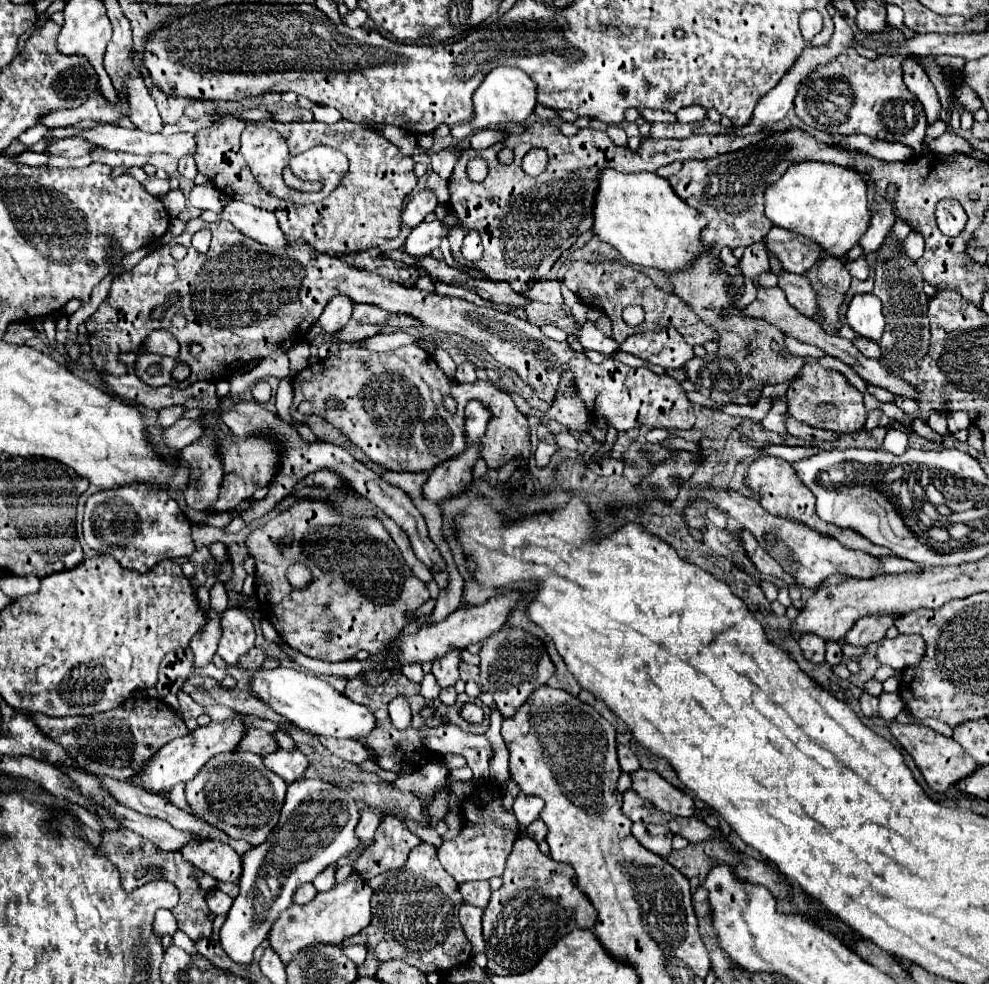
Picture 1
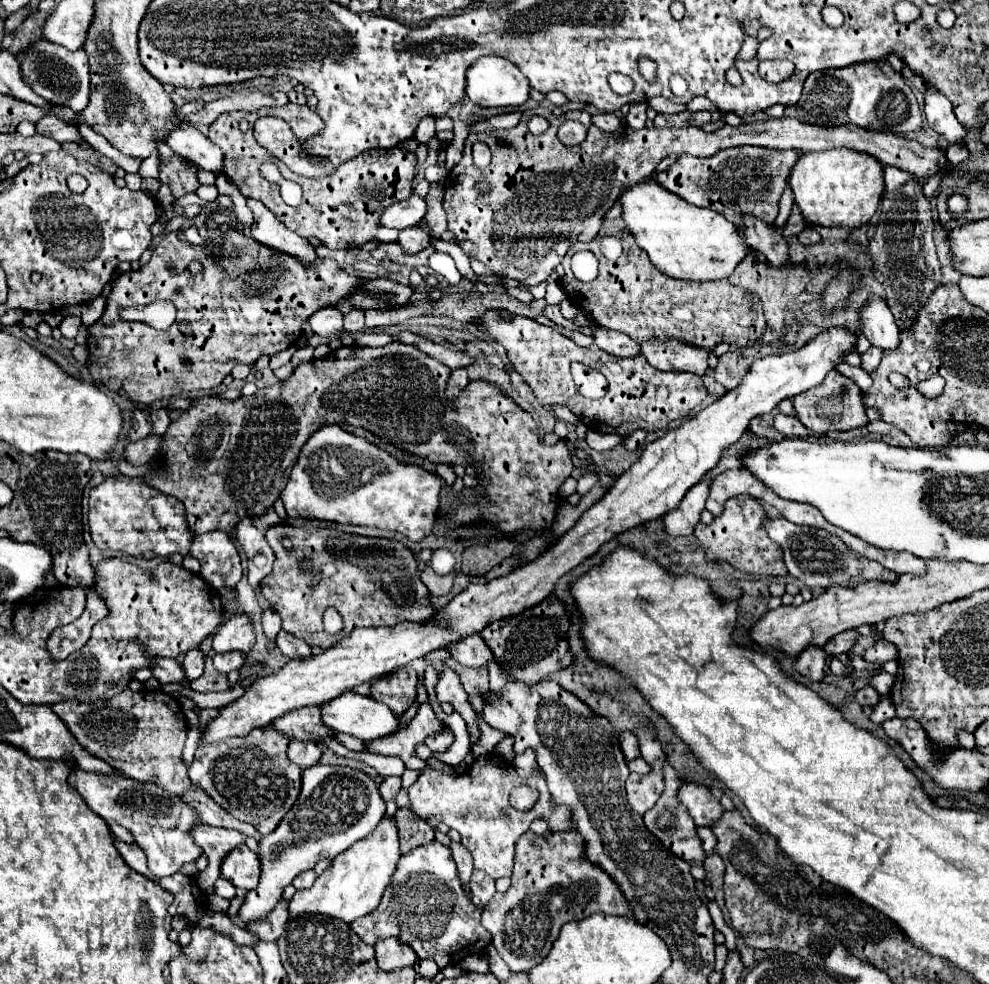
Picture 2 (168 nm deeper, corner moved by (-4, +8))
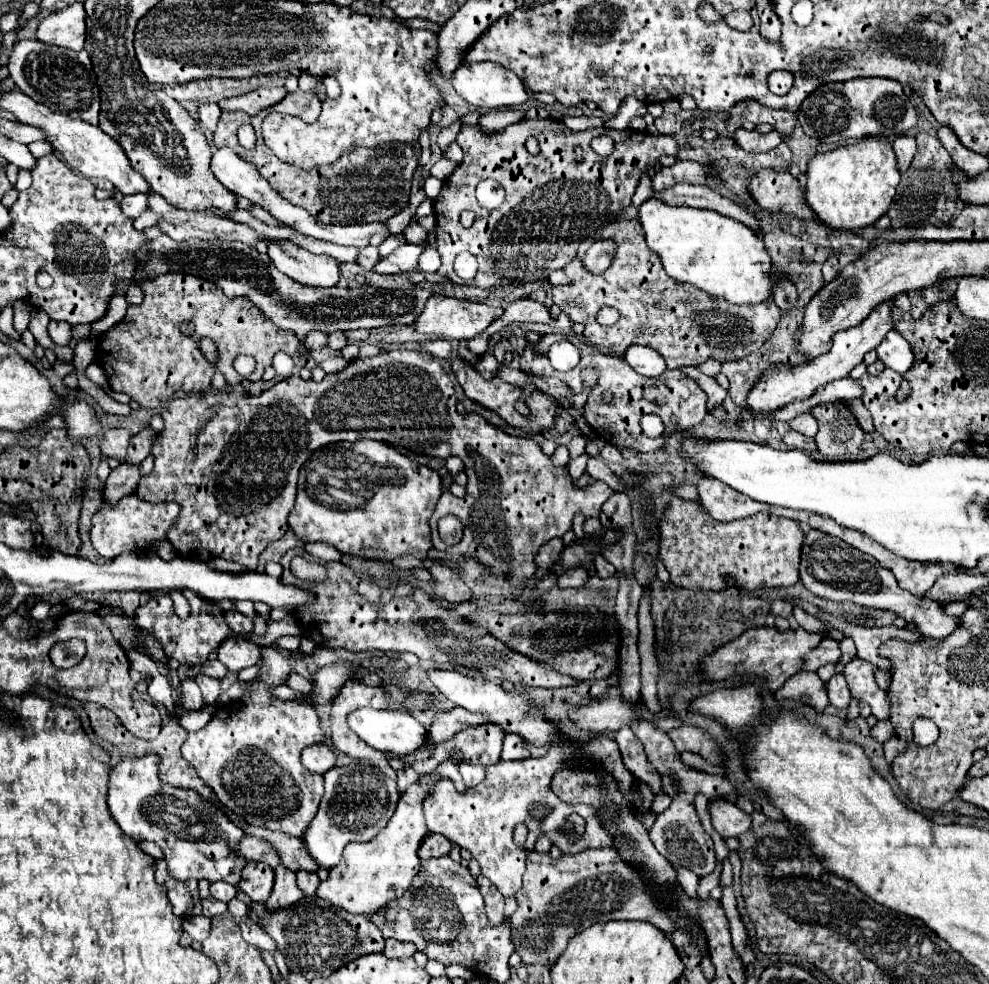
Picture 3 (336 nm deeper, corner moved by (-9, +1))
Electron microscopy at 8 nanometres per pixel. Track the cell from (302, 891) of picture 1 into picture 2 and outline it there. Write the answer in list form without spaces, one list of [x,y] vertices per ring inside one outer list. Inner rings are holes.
[[[305,871],[305,873],[301,873],[301,875],[297,875],[295,879],[293,879],[293,887],[295,889],[309,889],[313,883],[315,883],[315,879],[317,879],[317,873],[315,871]]]

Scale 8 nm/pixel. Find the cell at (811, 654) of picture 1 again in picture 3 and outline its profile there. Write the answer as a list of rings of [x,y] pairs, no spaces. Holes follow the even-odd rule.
[[[798,672],[798,676],[786,680],[786,684],[774,696],[776,700],[800,700],[812,706],[816,712],[822,712],[828,706],[824,682],[816,672]]]

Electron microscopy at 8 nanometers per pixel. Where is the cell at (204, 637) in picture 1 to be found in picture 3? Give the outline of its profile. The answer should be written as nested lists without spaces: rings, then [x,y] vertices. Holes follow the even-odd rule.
[[[186,678],[182,682],[182,690],[180,690],[180,706],[188,712],[194,712],[194,710],[202,710],[204,708],[204,700],[202,700],[202,694],[198,692],[198,686],[192,678]]]

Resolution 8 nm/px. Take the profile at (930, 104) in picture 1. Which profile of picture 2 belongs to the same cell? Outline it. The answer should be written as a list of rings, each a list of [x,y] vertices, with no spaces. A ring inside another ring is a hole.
[[[925,83],[925,105],[923,105],[927,125],[943,135],[949,143],[963,143],[965,139],[965,127],[957,121],[951,101],[943,97],[933,85]]]

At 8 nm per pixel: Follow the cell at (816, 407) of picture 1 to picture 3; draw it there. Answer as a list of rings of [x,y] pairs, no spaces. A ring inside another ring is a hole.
[[[842,402],[816,406],[816,408],[812,408],[810,414],[816,416],[818,426],[820,426],[820,430],[816,434],[816,444],[818,444],[818,452],[822,454],[824,462],[858,460],[858,452],[860,452],[860,446],[862,446],[864,432],[858,428],[858,424],[854,424],[854,416],[850,416],[850,412],[846,412],[846,408],[842,408]]]

